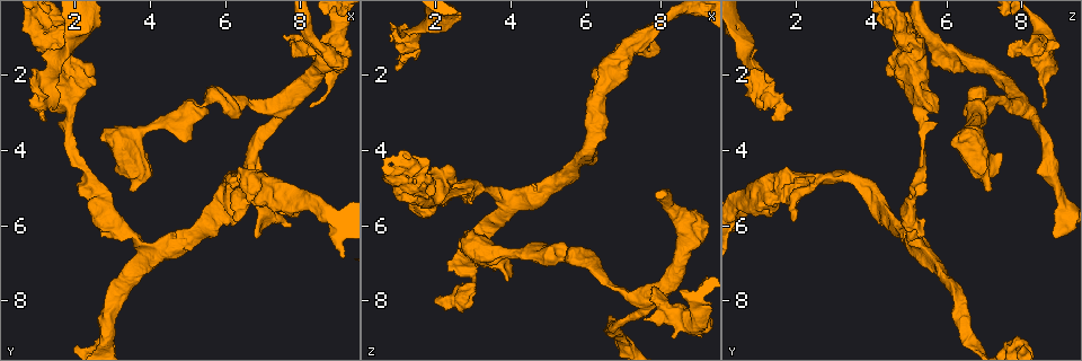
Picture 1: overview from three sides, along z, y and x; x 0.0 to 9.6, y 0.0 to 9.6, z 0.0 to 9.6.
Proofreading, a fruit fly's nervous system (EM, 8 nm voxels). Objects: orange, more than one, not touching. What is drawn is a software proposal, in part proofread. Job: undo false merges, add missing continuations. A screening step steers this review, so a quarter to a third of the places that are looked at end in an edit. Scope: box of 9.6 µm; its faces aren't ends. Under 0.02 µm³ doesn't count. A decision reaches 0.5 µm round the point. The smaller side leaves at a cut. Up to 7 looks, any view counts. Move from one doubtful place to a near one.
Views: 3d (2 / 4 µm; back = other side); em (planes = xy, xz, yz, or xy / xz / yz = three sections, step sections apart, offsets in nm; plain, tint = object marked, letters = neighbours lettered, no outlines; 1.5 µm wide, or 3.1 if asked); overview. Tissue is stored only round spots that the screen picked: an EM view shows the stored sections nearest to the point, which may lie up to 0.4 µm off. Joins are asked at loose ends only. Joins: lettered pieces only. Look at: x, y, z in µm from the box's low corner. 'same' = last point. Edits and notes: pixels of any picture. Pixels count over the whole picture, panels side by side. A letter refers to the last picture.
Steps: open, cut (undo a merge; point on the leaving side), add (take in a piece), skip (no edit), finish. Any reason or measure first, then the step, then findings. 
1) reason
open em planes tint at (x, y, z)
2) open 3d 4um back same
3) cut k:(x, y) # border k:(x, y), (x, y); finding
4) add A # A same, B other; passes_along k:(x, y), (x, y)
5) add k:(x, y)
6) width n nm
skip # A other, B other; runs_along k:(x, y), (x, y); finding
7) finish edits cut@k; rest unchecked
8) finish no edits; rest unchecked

an open end
open 3d 4um back at (0.95, 1.75, 0.85)

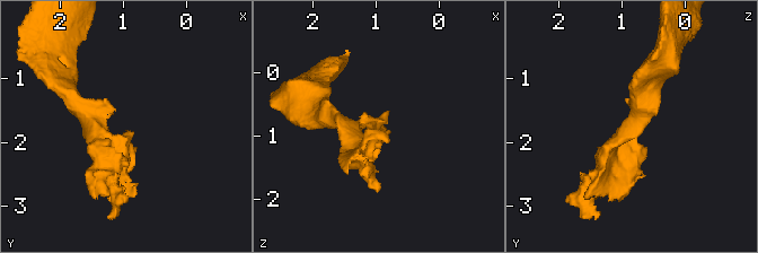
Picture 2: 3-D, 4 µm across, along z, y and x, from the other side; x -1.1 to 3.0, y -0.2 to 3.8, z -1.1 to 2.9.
arm_widths 240, 260 nm; need the tissue
open em xz step 8 tint at (0.95, 1.80, 0.90)

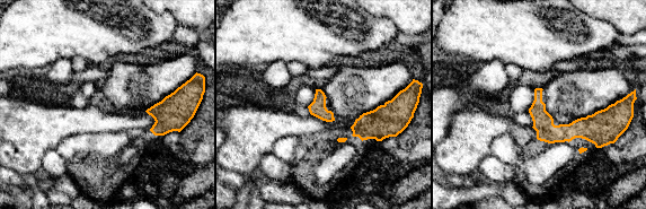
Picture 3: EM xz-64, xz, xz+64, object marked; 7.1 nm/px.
open em planes letters same

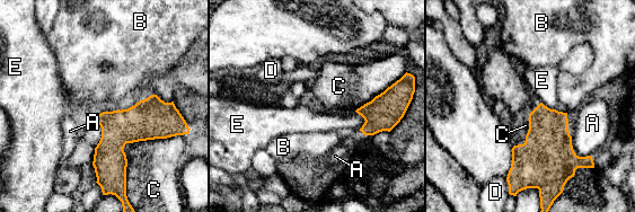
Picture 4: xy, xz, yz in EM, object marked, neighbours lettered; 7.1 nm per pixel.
skip # A other, B other, C other, D other, E other; none of them fits

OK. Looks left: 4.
calibre changes
open em planes plain at (2.60, 5.05, 5.10)

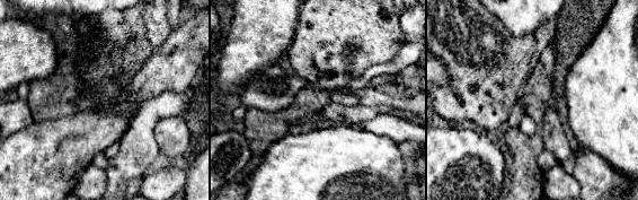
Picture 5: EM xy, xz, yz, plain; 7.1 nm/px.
see the neighbours
open em planes letters same

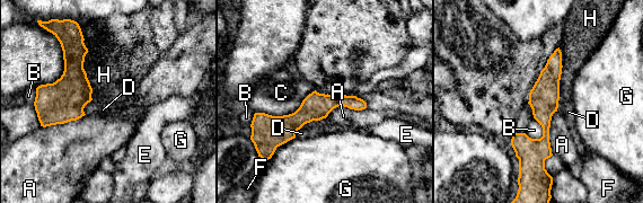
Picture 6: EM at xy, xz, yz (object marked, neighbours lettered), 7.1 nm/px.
skip # A other, B other, C other, D other, E other, F other, G other, H other; runs_along 6:(557, 52), (545, 93), (542, 171); all the same cell

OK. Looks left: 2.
free end
open 3d 4um at (3.85, 4.30, 7.50)

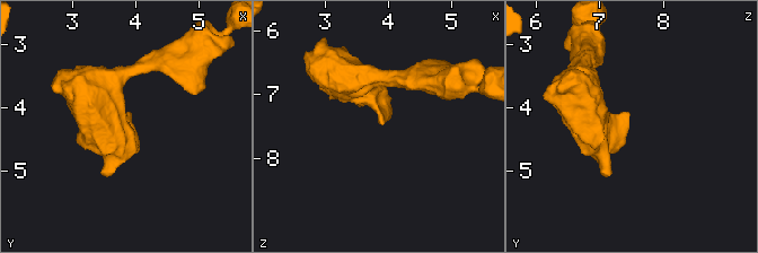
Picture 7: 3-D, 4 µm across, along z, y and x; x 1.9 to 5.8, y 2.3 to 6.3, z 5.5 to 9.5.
need the tissue
open em planes letters at (3.85, 4.25, 7.50)

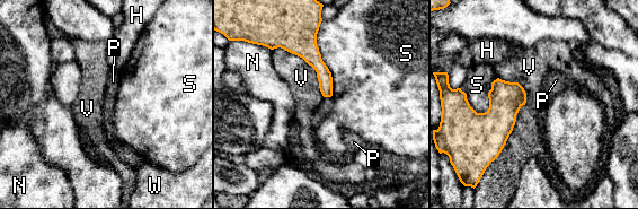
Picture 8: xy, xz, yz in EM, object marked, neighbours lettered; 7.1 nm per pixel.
skip # H other, N other, P other, S other, V other, W other; none of them fits

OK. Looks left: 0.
finish no edits; rest unchecked

